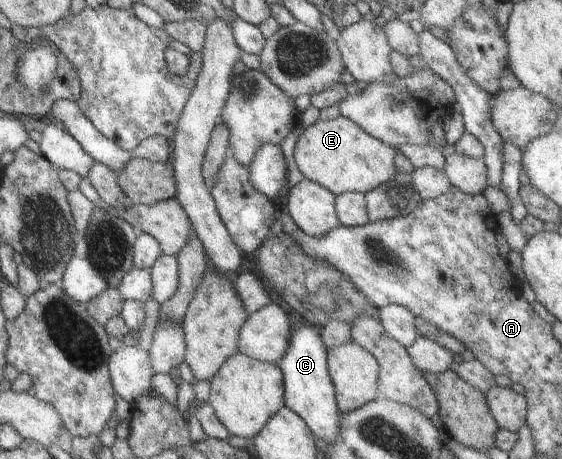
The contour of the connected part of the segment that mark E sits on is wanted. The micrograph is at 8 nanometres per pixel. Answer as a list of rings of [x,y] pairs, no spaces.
[[[341,115],[331,120],[317,119],[302,130],[293,148],[295,166],[303,179],[316,182],[335,196],[346,192],[366,193],[387,182],[396,171],[393,164],[396,153],[392,146],[371,138]]]

